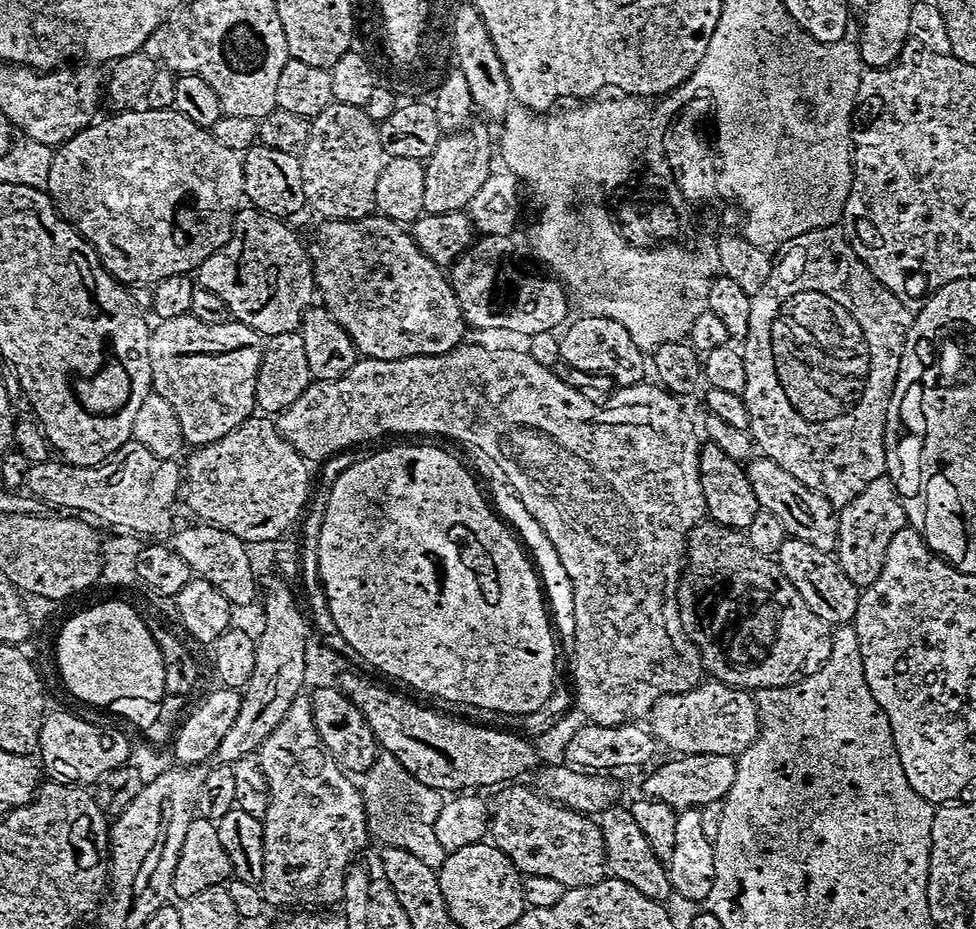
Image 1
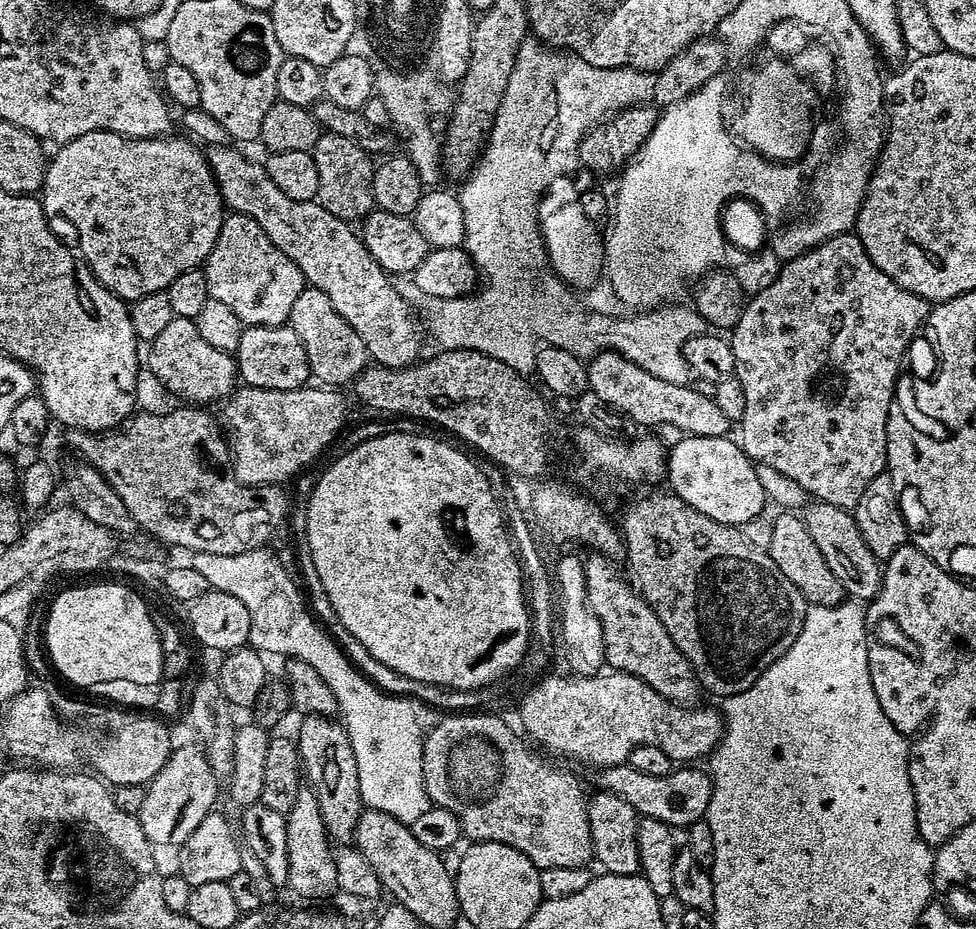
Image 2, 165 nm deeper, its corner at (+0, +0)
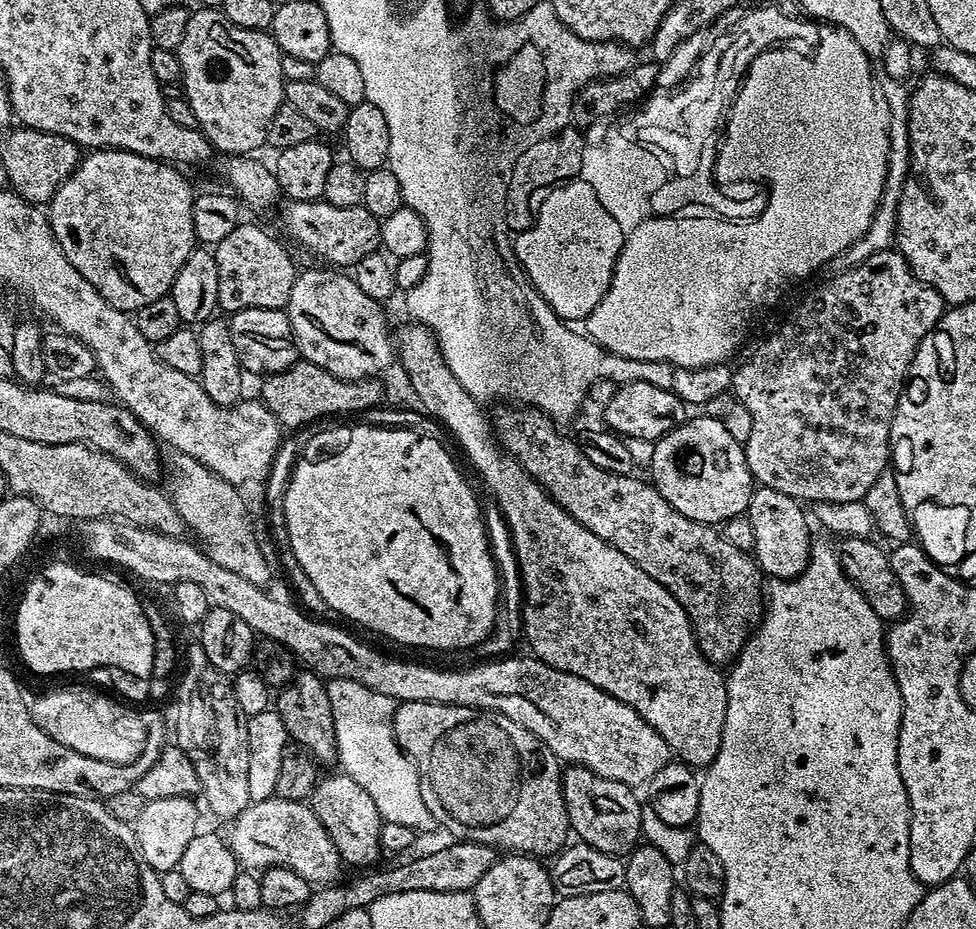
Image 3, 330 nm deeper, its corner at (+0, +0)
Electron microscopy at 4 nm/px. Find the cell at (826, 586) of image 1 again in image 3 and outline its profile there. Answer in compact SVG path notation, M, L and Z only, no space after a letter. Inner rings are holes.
M760 486L753 491L746 514L750 518L750 526L754 526L754 559L765 577L776 576L772 578L777 581L793 580L806 570L814 540L813 537L808 537L808 524L804 521L804 512L800 508L803 508L801 501L779 493L778 490Z

